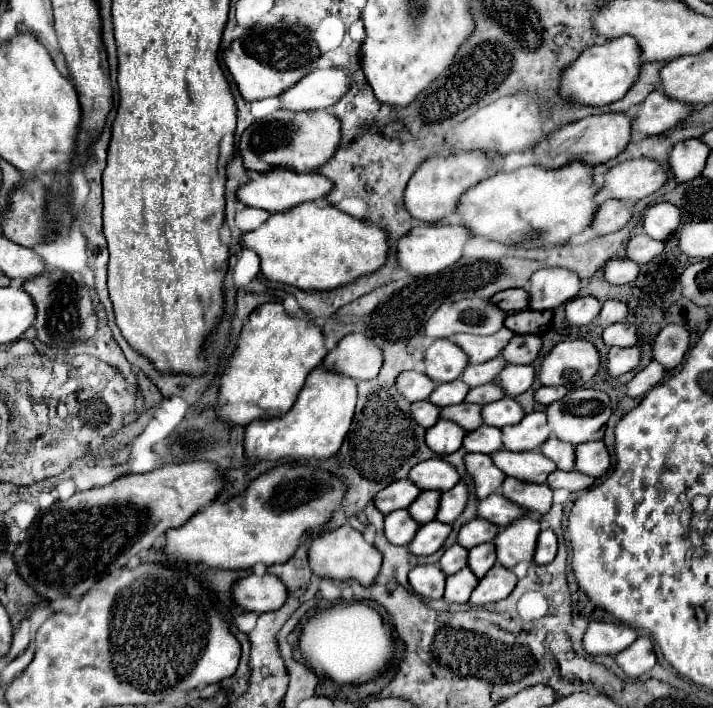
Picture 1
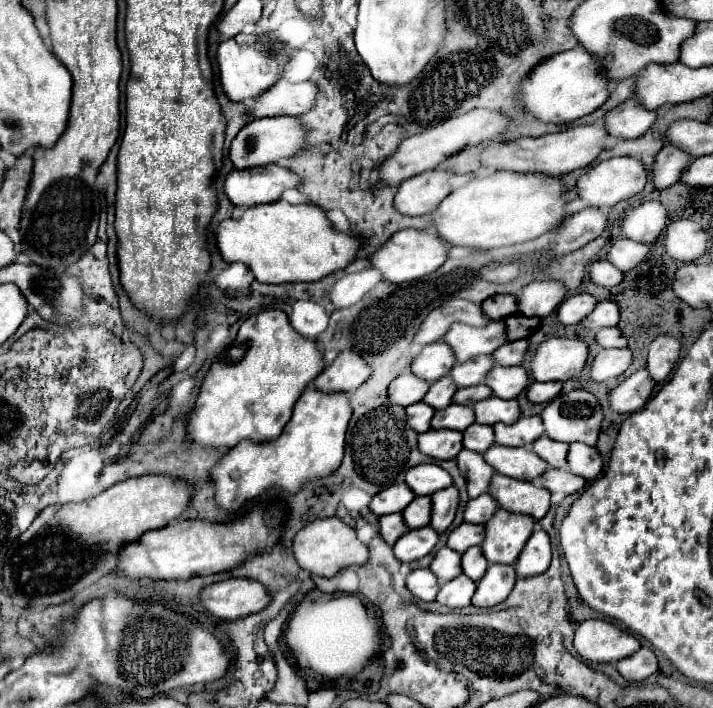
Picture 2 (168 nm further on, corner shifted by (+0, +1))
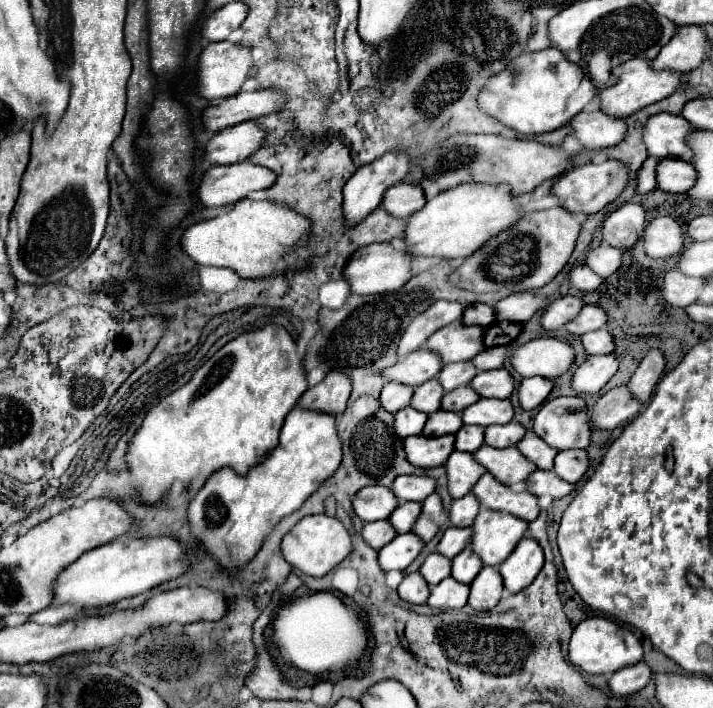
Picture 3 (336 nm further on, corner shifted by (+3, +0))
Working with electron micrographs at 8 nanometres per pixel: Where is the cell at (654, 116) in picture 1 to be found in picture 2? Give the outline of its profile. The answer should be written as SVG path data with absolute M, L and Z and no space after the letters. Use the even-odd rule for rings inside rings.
M630 98L624 104L610 110L604 122L610 136L632 140L644 136L644 132L652 128L652 122L656 122L656 112L646 110L636 98Z

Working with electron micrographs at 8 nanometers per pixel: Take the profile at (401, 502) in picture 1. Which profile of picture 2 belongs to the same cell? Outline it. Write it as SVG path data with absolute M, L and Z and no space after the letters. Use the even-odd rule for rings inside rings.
M400 482L400 484L394 484L390 488L386 488L384 492L378 492L372 502L370 502L370 510L376 514L376 516L384 516L384 514L392 514L392 512L402 512L412 500L414 500L416 494L410 492L408 484Z

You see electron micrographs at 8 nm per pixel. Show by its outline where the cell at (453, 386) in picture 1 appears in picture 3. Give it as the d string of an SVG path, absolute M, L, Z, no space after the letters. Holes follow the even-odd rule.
M431 379L431 381L425 381L423 385L415 387L413 391L413 397L411 397L411 407L417 409L417 411L423 411L423 413L435 413L441 409L441 397L443 397L443 387L437 379Z

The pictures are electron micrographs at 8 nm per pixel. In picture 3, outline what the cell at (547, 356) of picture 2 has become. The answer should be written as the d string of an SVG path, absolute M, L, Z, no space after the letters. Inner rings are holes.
M539 337L533 339L513 351L509 357L513 369L521 377L547 377L555 379L563 375L575 359L575 351L571 345L555 339L555 337Z

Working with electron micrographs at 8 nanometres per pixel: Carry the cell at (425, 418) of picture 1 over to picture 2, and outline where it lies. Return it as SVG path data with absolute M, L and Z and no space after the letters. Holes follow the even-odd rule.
M416 402L406 408L406 422L416 432L428 432L432 416L434 416L434 408L424 402Z

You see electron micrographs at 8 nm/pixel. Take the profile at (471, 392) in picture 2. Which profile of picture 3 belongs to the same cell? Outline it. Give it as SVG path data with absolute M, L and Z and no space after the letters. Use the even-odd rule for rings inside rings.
M465 385L465 387L459 387L455 391L445 393L443 395L443 401L441 401L441 409L443 411L457 411L459 413L465 407L473 405L477 399L479 399L479 395L469 385Z

